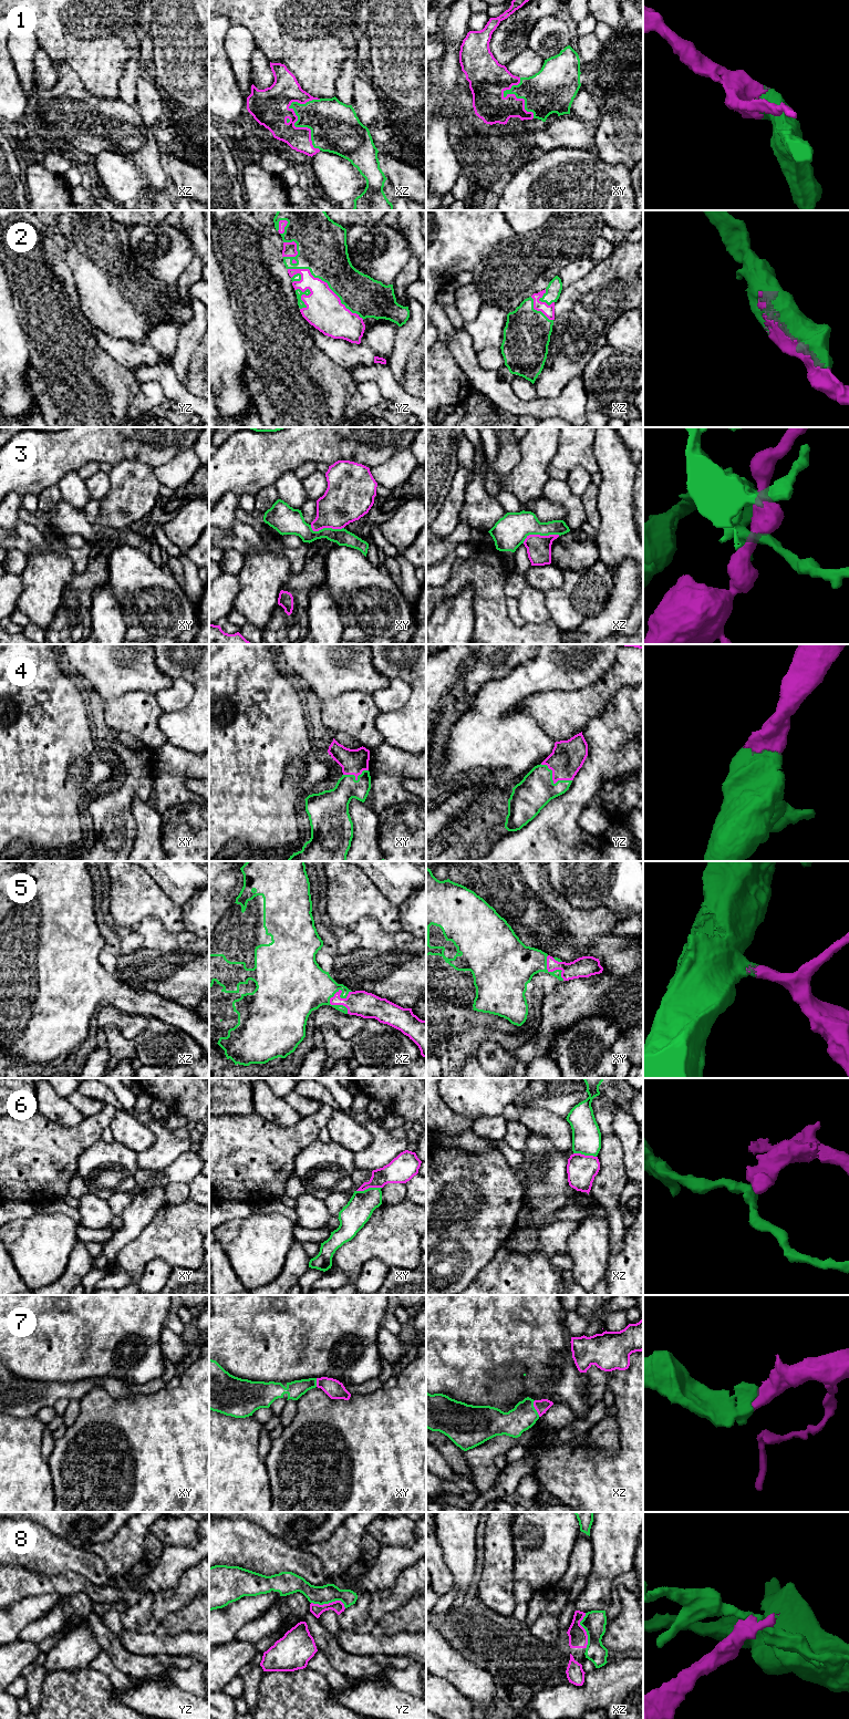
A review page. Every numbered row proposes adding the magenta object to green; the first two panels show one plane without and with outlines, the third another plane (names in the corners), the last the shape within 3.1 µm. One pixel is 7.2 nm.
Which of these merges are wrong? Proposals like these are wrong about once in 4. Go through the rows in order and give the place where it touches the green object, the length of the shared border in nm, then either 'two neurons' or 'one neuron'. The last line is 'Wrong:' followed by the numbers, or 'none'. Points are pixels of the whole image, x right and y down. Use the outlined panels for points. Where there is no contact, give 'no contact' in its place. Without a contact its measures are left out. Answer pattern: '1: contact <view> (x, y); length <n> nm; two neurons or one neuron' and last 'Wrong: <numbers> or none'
1: contact xz (302, 126); length 420 nm; one neuron
2: contact yz (325, 281); length 600 nm; one neuron
3: contact xz (540, 535); length 280 nm; two neurons
4: contact yz (551, 779); length 260 nm; one neuron
5: contact xz (333, 1005); length 200 nm; one neuron
6: contact xy (369, 1188); length 190 nm; two neurons
7: contact xz (534, 1408); length 130 nm; one neuron
8: contact yz (329, 1602); length 260 nm; two neurons
Wrong: 3, 6, 8

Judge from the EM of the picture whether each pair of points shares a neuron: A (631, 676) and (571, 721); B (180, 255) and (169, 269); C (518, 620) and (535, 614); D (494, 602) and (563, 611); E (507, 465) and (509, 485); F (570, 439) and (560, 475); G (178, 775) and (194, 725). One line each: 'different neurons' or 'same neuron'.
A: same neuron
B: same neuron
C: different neurons
D: different neurons
E: different neurons
F: different neurons
G: different neurons

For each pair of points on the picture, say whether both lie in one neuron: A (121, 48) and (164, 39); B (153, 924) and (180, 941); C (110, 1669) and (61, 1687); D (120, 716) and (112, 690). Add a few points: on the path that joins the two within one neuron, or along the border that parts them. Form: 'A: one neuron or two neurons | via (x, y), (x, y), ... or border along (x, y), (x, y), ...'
A: two neurons | border along (149, 23), (149, 33), (147, 35)
B: one neuron | via (158, 931), (168, 941), (174, 941)
C: two neurons | border along (89, 1667), (101, 1671), (116, 1689)
D: two neurons | border along (140, 692), (127, 691), (104, 703)

